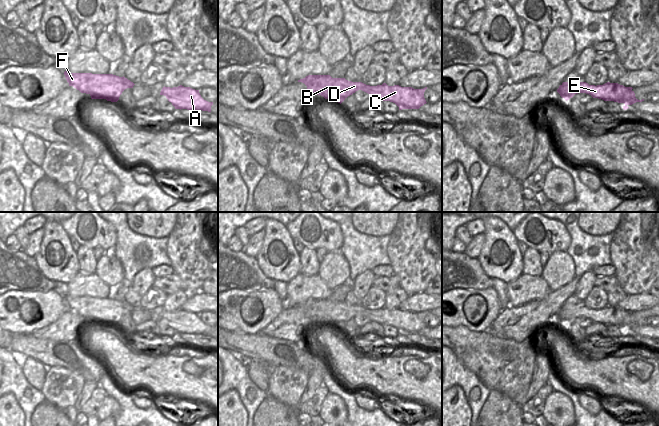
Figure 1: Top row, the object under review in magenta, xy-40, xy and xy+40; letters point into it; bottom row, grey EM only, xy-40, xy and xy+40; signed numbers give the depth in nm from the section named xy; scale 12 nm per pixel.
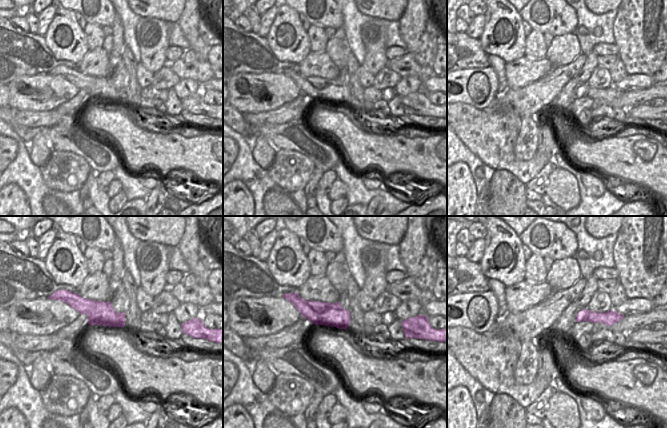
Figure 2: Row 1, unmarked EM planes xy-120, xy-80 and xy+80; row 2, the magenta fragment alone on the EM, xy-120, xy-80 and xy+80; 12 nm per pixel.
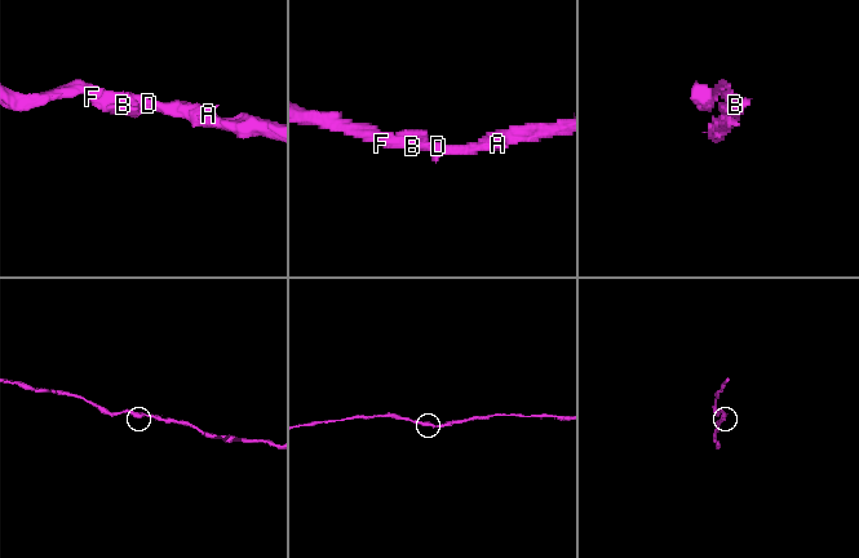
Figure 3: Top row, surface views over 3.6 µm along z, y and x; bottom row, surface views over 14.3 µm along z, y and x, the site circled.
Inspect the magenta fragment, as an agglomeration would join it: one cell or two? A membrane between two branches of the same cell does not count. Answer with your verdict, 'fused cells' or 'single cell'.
single cell

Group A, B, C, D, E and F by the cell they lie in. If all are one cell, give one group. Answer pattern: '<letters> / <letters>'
A B C D E F

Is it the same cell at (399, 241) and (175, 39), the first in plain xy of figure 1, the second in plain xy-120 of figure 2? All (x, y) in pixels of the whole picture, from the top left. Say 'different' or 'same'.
different

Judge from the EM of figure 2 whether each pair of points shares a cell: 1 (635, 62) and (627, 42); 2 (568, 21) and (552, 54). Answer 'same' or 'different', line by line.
1: same
2: different

